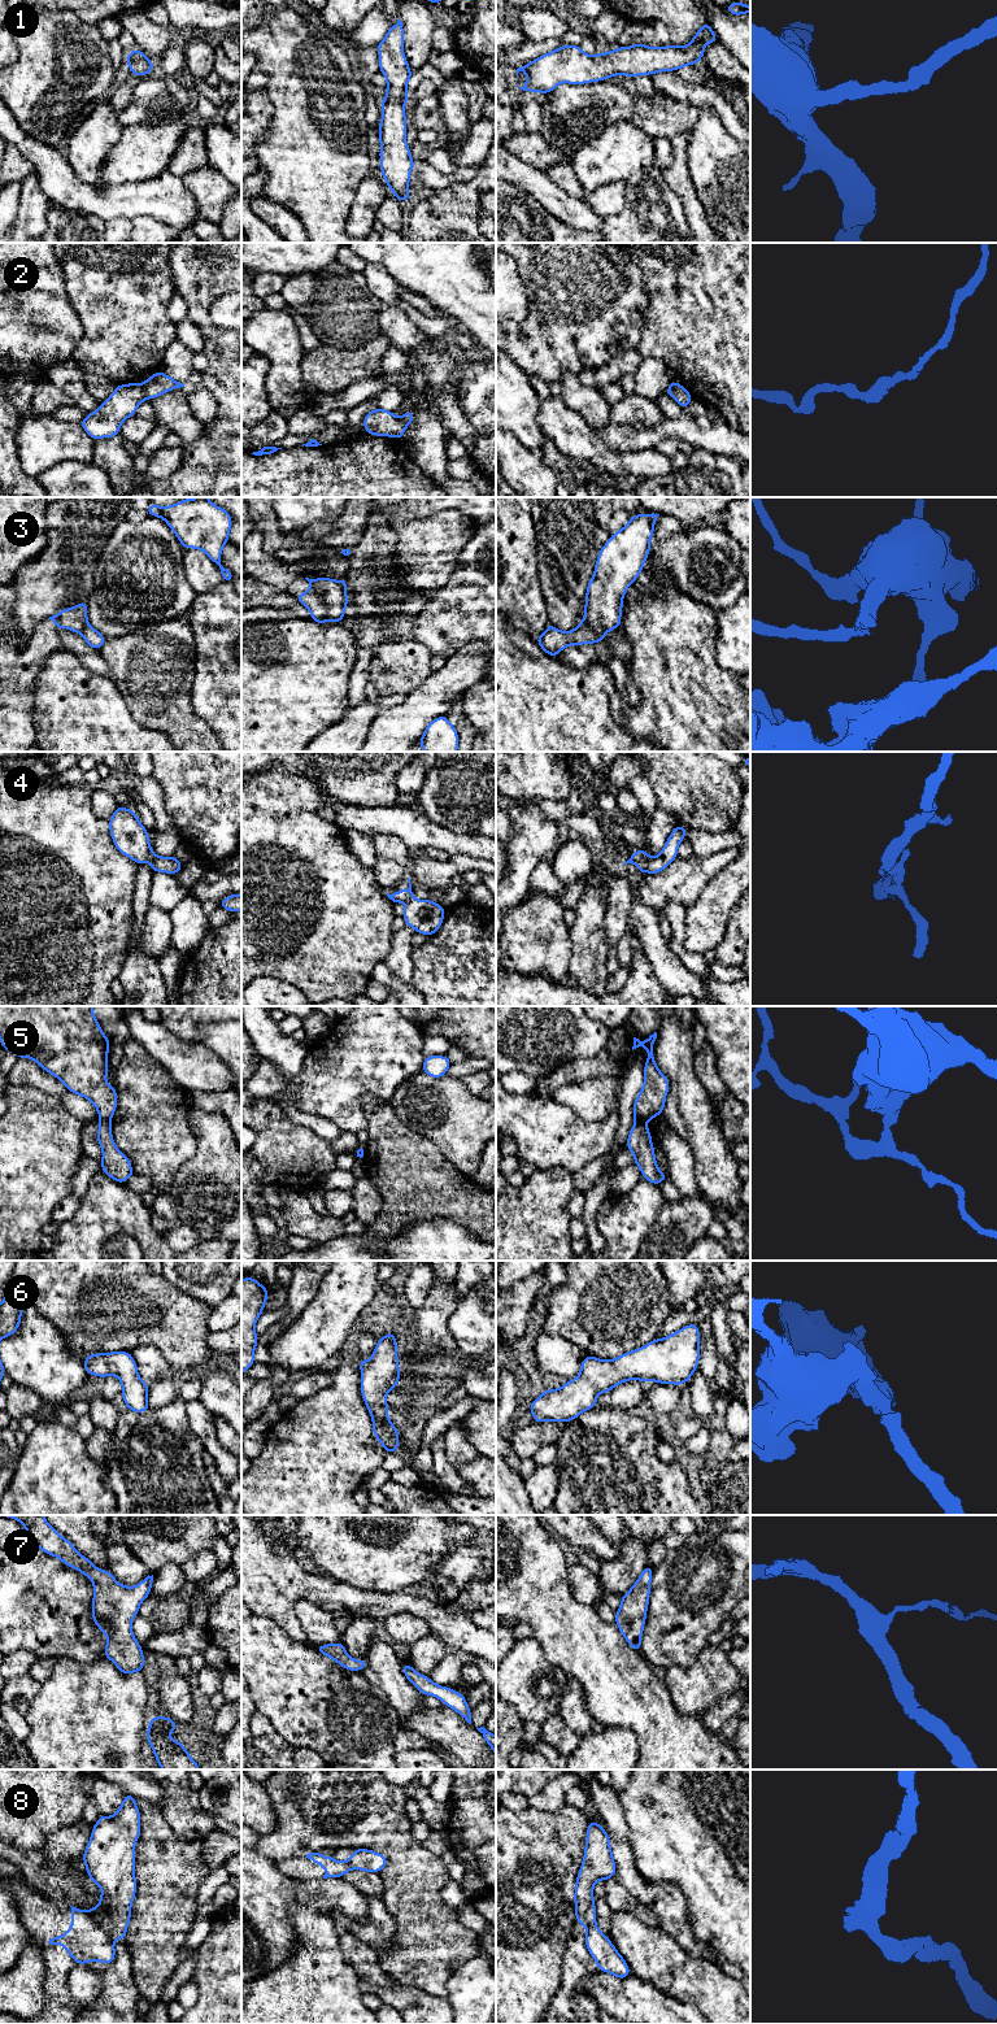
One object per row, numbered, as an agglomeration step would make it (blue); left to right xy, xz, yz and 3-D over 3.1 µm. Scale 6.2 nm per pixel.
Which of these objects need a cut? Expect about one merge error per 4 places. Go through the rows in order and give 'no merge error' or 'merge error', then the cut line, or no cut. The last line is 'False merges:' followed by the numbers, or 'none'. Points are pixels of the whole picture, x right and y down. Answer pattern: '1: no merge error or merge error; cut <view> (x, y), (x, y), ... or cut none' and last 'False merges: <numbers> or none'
1: no merge error; cut none
2: merge error; cut xy (143, 383), (148, 397)
3: merge error; cut yz (580, 623), (604, 632)
4: merge error; cut xy (156, 854), (152, 862), (153, 871)
5: merge error; cut xy (100, 1121), (108, 1122)
6: no merge error; cut none
7: no merge error; cut none
8: merge error; cut xy (87, 1915), (112, 1940)
False merges: 2, 3, 4, 5, 8

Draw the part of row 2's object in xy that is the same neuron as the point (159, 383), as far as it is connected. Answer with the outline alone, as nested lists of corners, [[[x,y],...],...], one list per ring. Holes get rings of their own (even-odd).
[[[161,370],[156,374],[151,375],[145,380],[145,396],[151,400],[180,387],[184,387],[184,384],[174,380],[167,374],[162,373]]]

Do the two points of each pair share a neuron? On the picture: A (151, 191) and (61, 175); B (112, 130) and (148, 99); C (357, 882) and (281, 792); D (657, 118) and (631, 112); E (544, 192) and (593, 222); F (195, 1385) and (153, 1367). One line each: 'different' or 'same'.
A: same
B: different
C: same
D: same
E: same
F: different

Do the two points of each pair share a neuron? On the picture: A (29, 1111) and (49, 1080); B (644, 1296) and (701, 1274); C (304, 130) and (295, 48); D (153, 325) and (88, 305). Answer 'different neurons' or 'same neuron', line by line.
A: different neurons
B: different neurons
C: same neuron
D: same neuron

